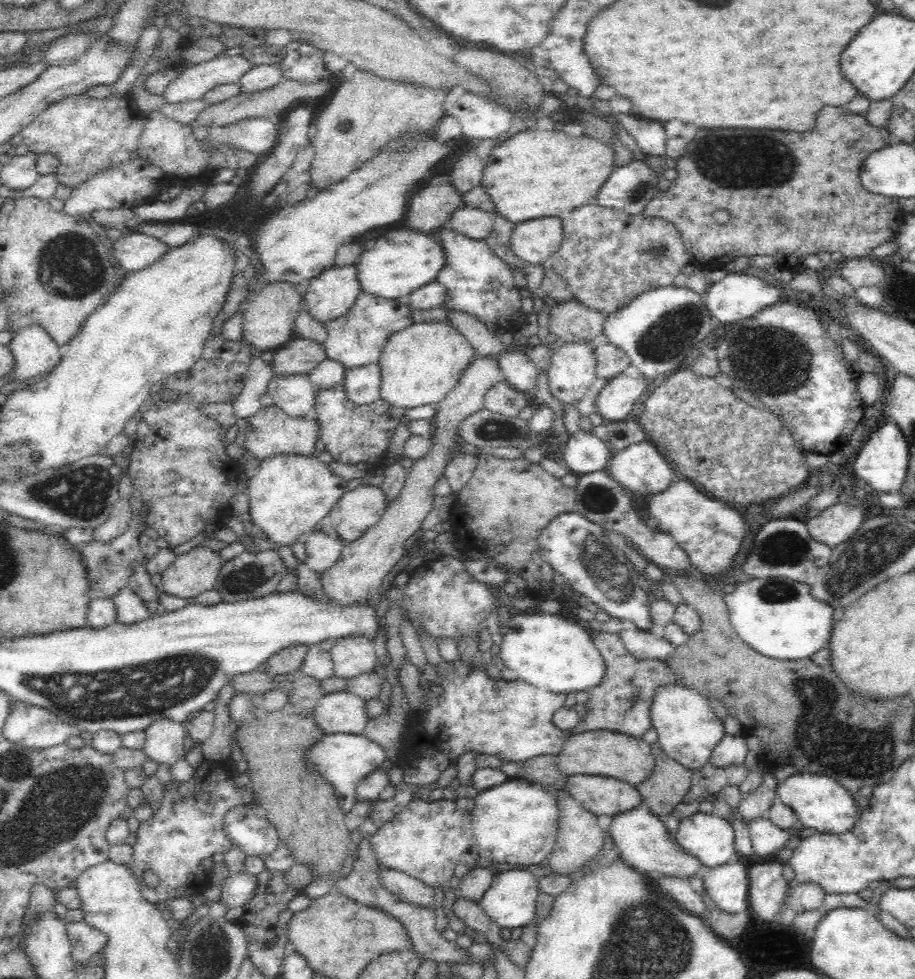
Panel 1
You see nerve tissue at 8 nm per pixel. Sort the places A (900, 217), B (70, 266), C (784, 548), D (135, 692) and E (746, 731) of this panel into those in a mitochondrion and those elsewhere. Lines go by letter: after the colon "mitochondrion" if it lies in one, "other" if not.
A: other
B: mitochondrion
C: mitochondrion
D: mitochondrion
E: other

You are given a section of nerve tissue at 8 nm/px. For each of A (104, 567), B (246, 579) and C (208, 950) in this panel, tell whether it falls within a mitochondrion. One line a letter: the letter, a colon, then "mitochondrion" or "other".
A: mitochondrion
B: mitochondrion
C: mitochondrion

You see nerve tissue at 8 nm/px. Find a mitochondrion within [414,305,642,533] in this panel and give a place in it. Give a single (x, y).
(491, 430)

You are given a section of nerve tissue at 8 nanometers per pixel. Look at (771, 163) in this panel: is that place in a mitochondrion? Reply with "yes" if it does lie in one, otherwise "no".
yes

